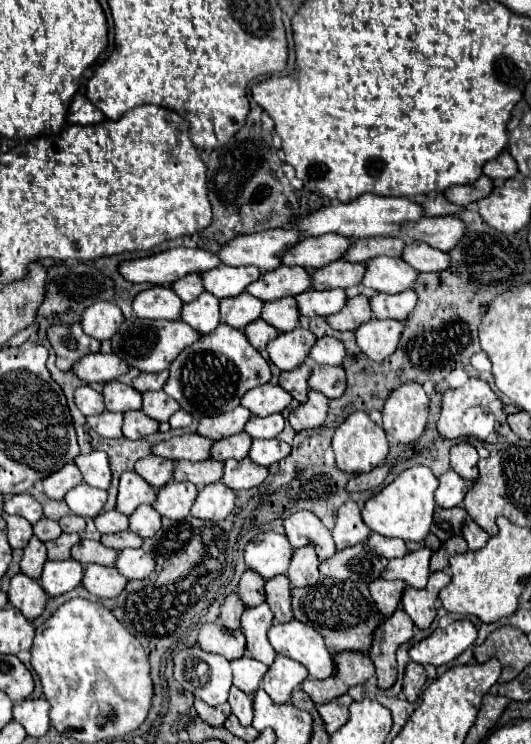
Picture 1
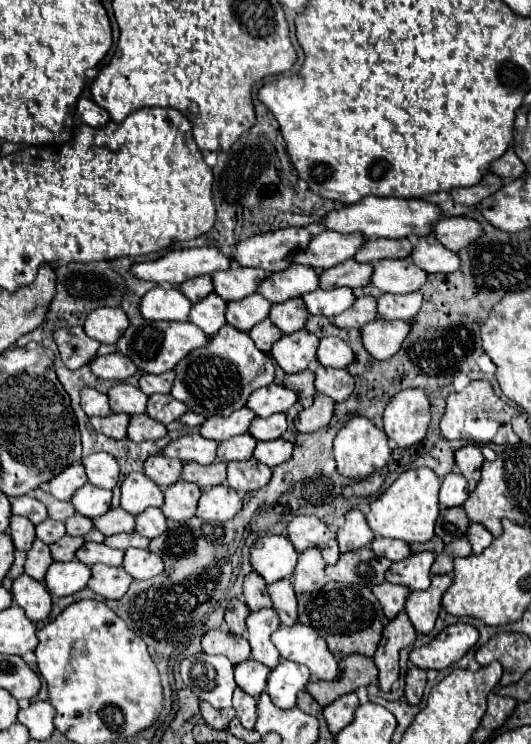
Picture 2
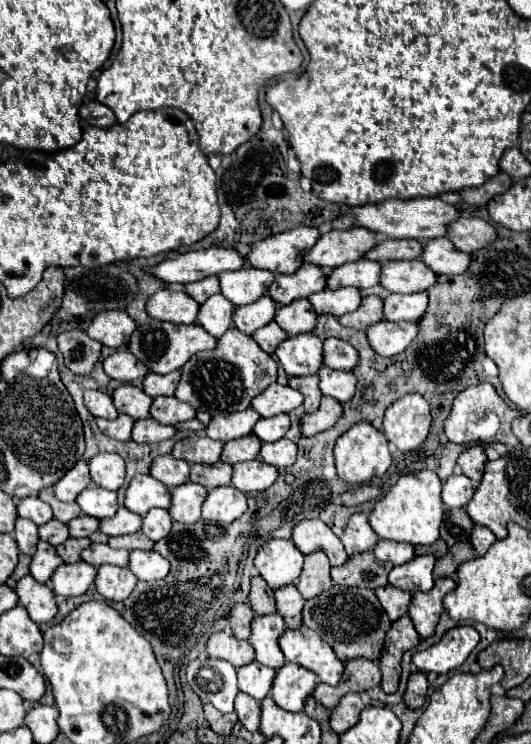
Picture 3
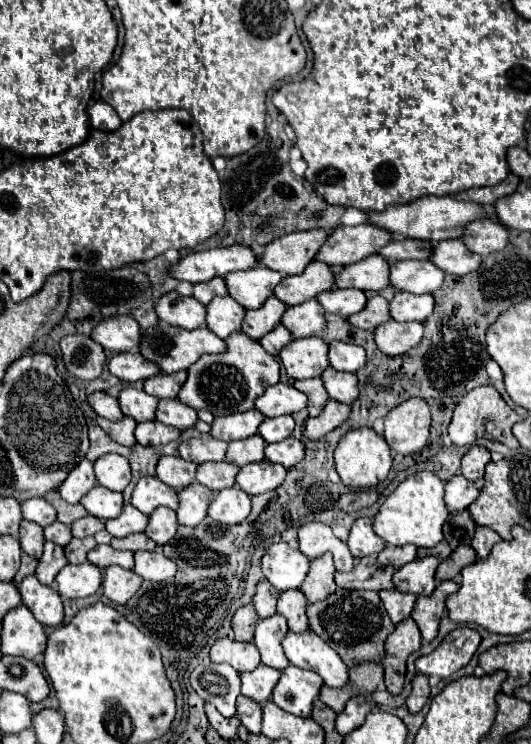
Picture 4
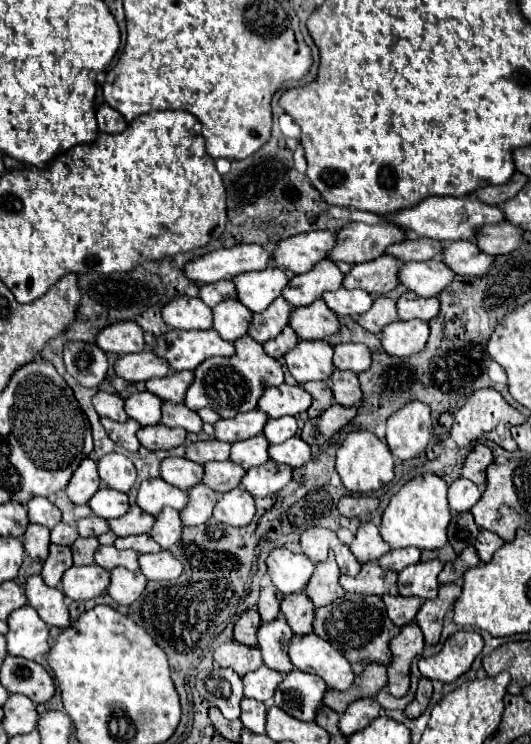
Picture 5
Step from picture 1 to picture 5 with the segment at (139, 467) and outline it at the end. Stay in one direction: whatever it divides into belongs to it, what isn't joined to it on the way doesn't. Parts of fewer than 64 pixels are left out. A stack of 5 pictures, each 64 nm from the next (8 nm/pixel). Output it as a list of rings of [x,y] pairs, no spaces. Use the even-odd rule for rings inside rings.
[[[176,456],[164,458],[160,472],[166,482],[170,482],[182,490],[188,490],[188,488],[200,484],[204,478],[202,464],[190,462],[188,458],[176,458]]]

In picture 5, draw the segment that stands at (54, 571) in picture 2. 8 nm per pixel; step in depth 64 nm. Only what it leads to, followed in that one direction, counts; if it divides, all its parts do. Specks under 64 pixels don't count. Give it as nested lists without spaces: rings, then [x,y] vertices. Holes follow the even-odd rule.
[[[98,564],[72,566],[62,576],[62,592],[70,600],[98,598],[108,590],[108,580],[110,580],[110,572],[100,568]]]

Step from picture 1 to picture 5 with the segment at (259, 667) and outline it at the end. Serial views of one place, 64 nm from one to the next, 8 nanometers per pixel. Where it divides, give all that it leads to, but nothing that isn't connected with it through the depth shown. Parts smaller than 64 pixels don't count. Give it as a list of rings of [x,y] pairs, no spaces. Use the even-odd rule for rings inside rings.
[[[260,666],[256,672],[250,672],[242,680],[244,680],[244,696],[246,698],[266,702],[274,696],[274,692],[282,680],[282,674],[268,666]]]

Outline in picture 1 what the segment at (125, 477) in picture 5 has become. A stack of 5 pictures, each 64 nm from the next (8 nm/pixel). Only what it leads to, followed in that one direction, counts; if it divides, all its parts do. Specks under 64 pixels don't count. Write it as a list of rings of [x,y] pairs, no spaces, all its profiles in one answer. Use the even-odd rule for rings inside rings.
[[[94,450],[90,454],[80,454],[74,462],[80,468],[86,484],[90,484],[94,488],[108,490],[110,480],[112,480],[112,470],[110,470],[110,462],[108,462],[106,452]]]

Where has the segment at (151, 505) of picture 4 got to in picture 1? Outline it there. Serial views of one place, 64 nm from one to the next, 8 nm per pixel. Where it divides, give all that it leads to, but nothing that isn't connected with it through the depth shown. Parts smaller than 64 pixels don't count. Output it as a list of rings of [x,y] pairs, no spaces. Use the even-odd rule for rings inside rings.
[[[124,472],[120,476],[120,488],[118,488],[118,504],[116,510],[122,514],[132,514],[140,504],[154,504],[156,502],[156,490],[136,476],[136,472]]]

